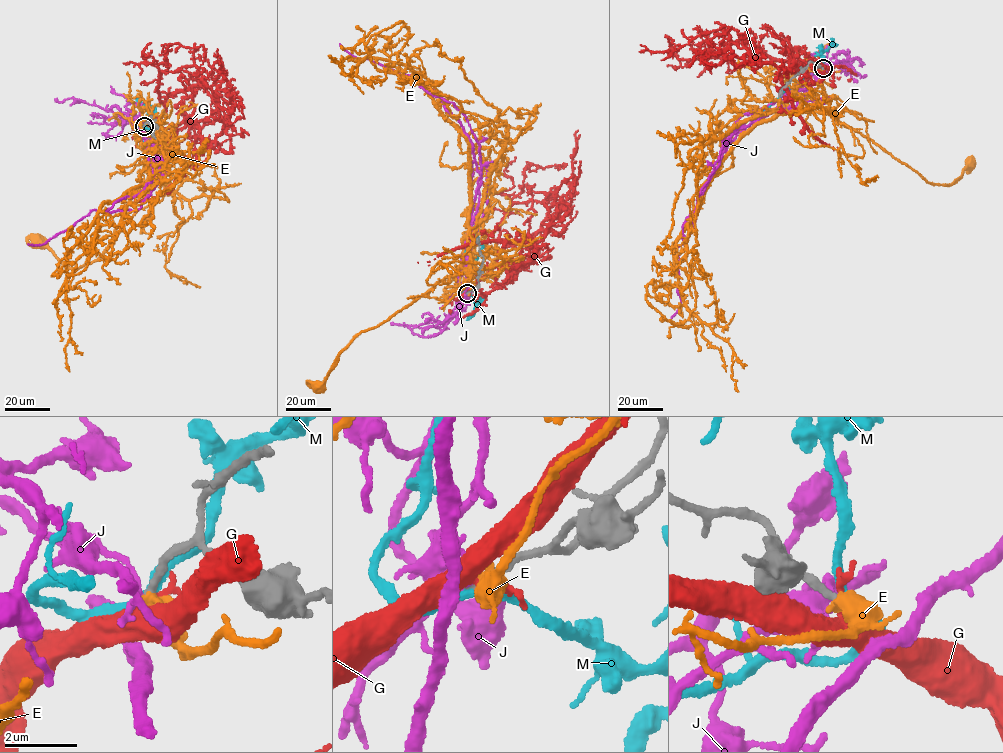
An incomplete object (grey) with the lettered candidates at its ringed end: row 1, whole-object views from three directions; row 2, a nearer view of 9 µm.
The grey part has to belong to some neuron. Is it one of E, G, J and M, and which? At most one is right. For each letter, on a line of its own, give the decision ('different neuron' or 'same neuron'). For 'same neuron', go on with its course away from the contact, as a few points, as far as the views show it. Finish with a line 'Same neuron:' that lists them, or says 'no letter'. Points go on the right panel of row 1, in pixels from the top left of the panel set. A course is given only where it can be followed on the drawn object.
E: different neuron
G: different neuron
J: different neuron
M: different neuron
Same neuron: no letter

